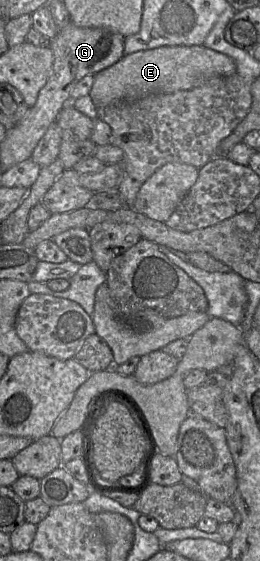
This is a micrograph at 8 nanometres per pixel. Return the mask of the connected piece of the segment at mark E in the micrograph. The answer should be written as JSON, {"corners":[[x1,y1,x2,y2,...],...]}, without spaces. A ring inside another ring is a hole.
{"corners":[[204,45,162,46,124,55,113,65,96,73,89,96,99,109,114,102,135,100,149,94,192,89,212,77,234,73,236,63,231,57]]}

